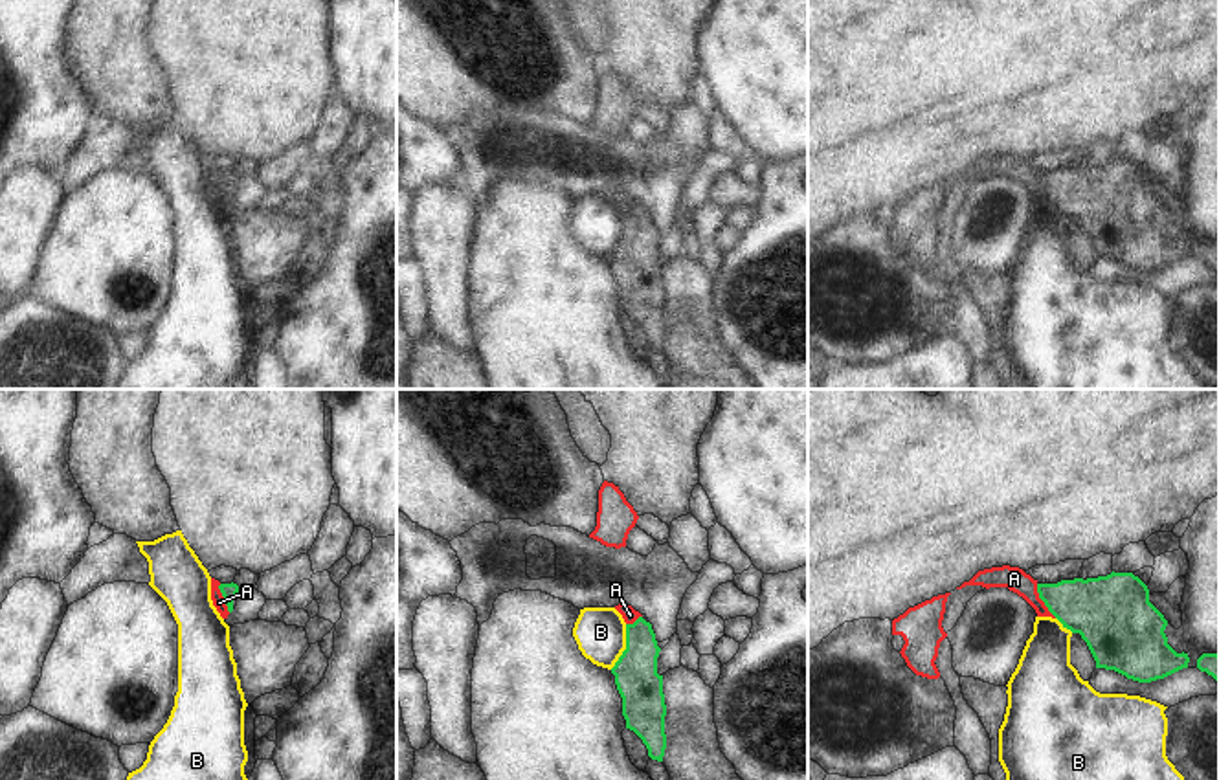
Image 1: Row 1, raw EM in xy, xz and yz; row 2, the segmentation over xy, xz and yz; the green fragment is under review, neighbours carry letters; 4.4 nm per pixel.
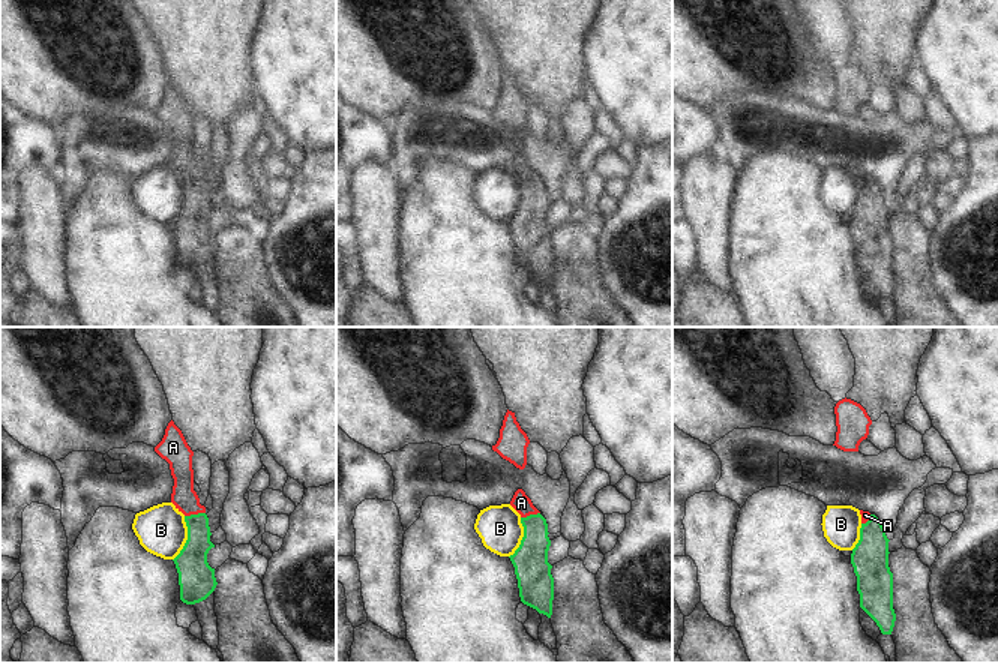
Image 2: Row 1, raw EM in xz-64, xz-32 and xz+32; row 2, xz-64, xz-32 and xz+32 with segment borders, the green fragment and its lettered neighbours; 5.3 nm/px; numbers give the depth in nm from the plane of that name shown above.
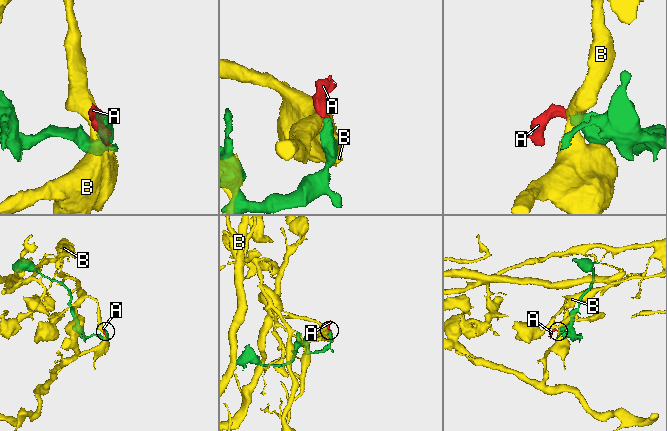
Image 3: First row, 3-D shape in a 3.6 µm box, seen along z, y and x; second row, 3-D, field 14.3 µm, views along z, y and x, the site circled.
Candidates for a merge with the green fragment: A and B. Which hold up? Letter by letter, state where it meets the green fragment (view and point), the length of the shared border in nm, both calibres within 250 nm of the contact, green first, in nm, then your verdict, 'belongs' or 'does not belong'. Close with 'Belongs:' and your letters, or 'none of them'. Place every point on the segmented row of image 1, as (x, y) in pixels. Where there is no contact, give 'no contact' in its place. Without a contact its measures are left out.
A: yz (1041, 599) | 180 nm | 280/100 nm | belongs
B: xz (626, 646) | 220 nm | 190/220 nm | does not belong
Belongs: A

